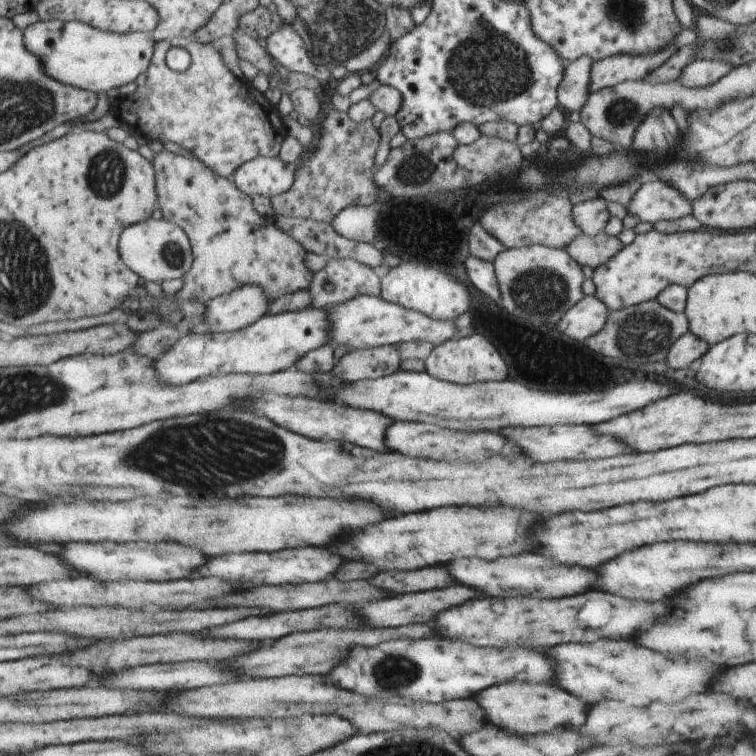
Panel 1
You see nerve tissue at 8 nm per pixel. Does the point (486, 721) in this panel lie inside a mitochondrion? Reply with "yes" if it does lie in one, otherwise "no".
no

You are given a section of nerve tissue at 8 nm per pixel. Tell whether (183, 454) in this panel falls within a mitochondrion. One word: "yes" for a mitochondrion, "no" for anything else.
yes

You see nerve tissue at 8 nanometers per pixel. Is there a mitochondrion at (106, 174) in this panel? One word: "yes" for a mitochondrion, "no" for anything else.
yes

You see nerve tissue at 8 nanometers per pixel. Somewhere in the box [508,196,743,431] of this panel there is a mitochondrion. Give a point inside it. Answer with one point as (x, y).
(642, 335)

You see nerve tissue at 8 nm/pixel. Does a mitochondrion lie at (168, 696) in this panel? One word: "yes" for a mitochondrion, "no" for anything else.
no

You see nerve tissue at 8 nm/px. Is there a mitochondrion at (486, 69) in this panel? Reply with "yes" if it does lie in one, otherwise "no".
yes

